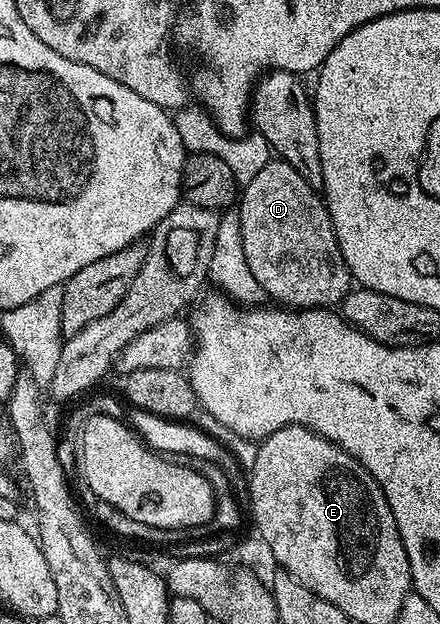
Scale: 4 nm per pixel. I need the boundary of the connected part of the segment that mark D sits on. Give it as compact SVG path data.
M280 158L270 159L259 174L240 189L237 212L248 269L270 301L289 310L333 308L340 305L351 291L351 277L337 245L329 209L325 207L318 189L312 188L303 174L295 170L295 166Z

